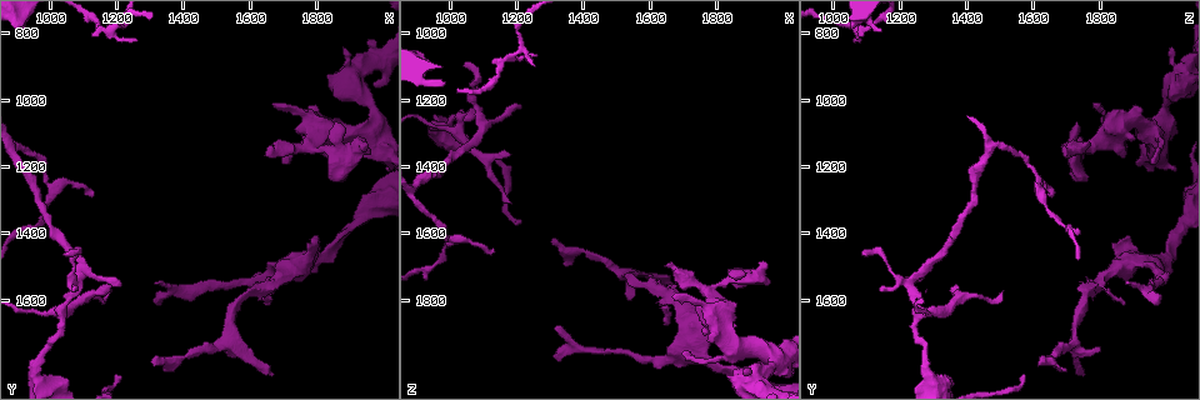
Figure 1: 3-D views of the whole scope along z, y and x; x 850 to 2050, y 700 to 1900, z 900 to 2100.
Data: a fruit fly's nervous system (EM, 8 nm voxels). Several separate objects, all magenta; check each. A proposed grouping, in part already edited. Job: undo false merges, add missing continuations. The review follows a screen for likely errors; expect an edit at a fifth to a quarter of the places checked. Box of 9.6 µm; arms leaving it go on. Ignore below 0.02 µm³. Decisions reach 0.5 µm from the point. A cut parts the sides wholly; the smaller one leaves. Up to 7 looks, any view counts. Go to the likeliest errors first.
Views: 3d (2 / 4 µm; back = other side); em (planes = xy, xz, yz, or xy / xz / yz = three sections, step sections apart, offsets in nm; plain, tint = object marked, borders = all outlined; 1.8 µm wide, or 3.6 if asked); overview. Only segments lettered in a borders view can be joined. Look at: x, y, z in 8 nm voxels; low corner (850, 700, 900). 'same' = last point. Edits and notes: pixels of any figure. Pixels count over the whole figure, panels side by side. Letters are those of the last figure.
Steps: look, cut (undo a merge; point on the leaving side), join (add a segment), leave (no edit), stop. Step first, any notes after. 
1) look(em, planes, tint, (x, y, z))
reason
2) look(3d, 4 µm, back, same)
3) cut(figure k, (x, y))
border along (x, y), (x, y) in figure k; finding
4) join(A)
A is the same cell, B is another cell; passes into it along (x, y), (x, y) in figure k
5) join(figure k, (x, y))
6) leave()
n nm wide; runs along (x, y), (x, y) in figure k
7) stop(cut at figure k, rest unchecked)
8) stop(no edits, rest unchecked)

look(em, planes, plain, (1540, 1750, 1800))
an open end

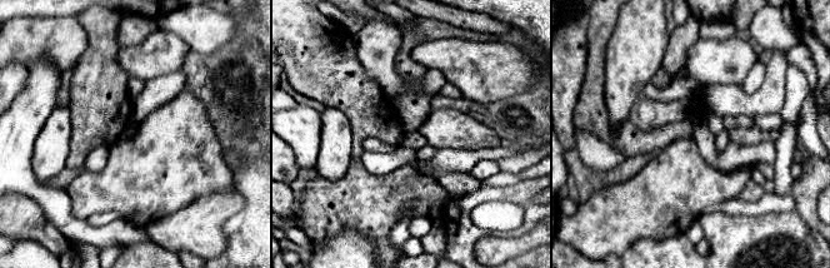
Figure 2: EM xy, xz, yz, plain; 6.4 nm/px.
look(em, planes, borders, same)

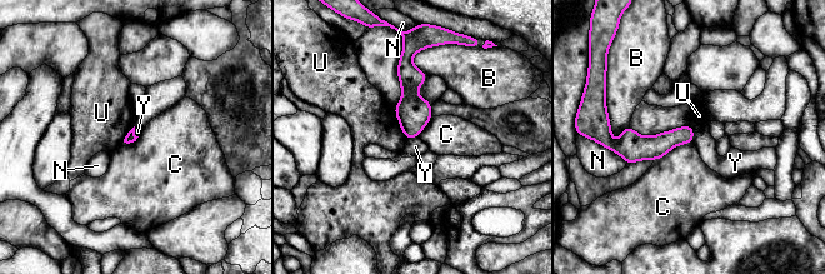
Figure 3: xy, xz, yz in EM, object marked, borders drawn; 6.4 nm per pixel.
leave()
B, C, N, U and Y are other cells; border along (693, 128), (694, 142) in figure 3; none of them fits

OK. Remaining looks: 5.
look(em, xz, step 4, tint, (1320, 1550, 1890))
tapers out

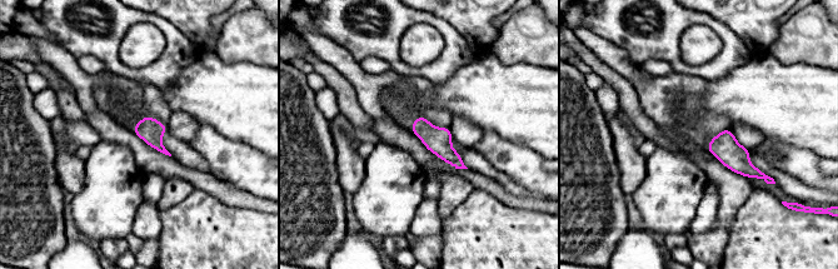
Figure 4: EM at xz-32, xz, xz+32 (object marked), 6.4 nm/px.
look(em, planes, borders, same)

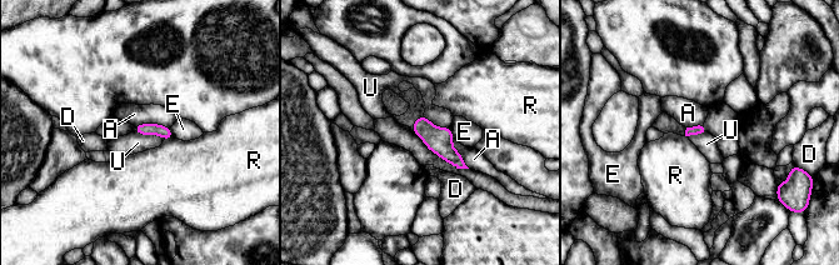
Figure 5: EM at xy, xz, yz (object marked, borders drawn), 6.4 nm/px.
leave()
A, D, E, R and U are other cells; border along (134, 131), (160, 135), (164, 139) in figure 5; no lettered segment goes on from it

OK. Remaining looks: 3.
look(3d, 4 µm, (1040, 1470, 1090))
free end

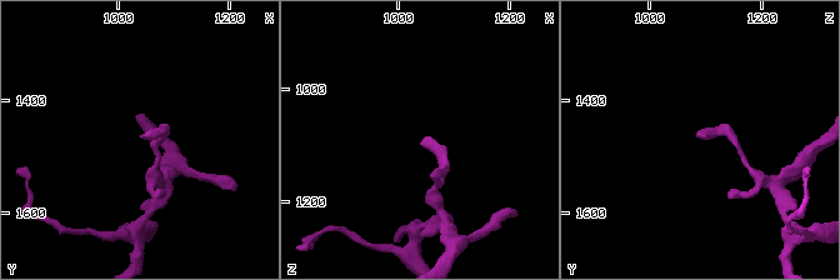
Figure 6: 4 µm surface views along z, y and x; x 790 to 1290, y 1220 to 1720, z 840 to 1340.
look(em, planes, borders, (1040, 1470, 1095))

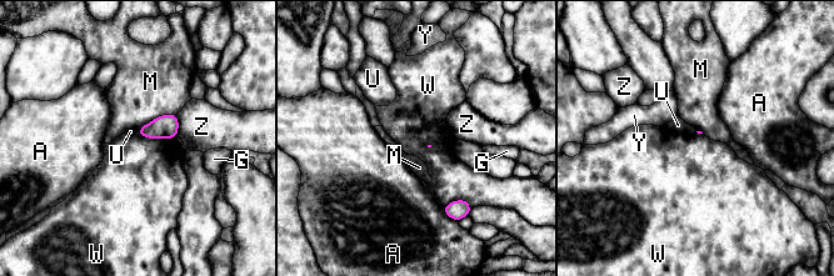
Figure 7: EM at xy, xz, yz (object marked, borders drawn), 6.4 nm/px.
leave()
A, G, M, U, W, Y and Z are other cells; border along (136, 131), (146, 138), (175, 139) in figure 7; no lettered segment goes on from it

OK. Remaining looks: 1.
stop(no edits, rest unchecked)

